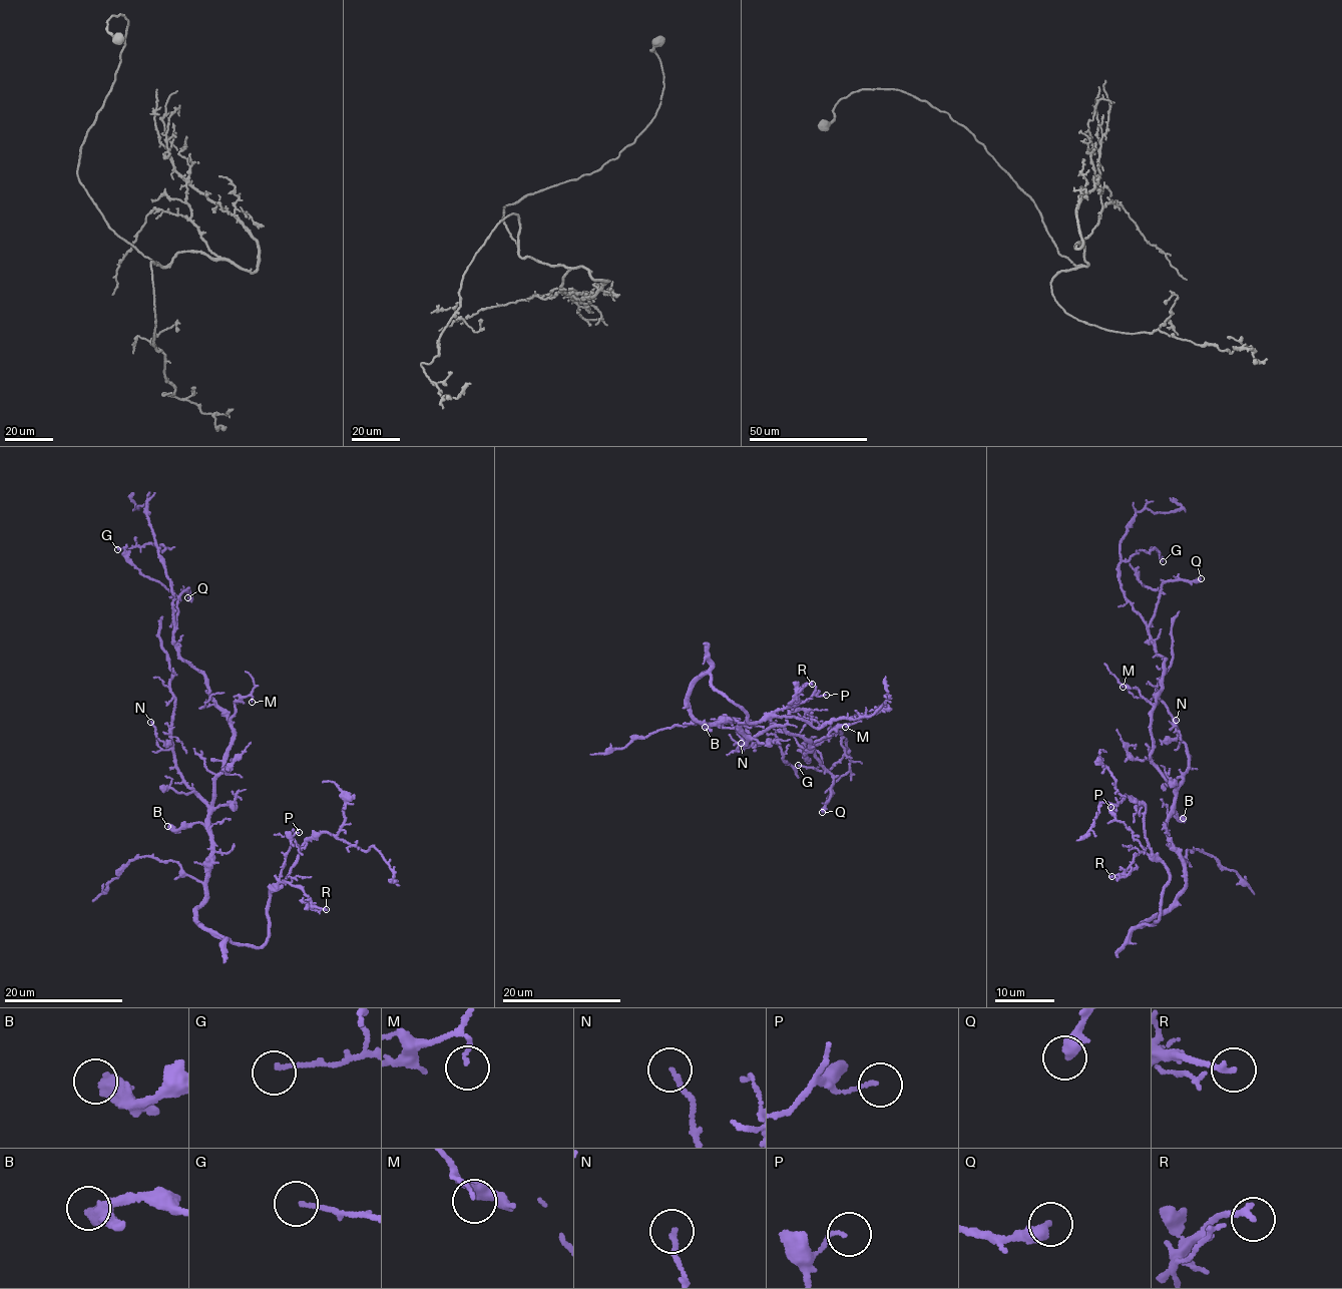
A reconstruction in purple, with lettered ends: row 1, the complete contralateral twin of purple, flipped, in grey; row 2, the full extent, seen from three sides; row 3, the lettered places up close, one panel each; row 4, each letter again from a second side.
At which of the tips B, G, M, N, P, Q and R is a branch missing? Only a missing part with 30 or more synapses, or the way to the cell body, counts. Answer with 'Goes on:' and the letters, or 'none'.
Goes on: none

